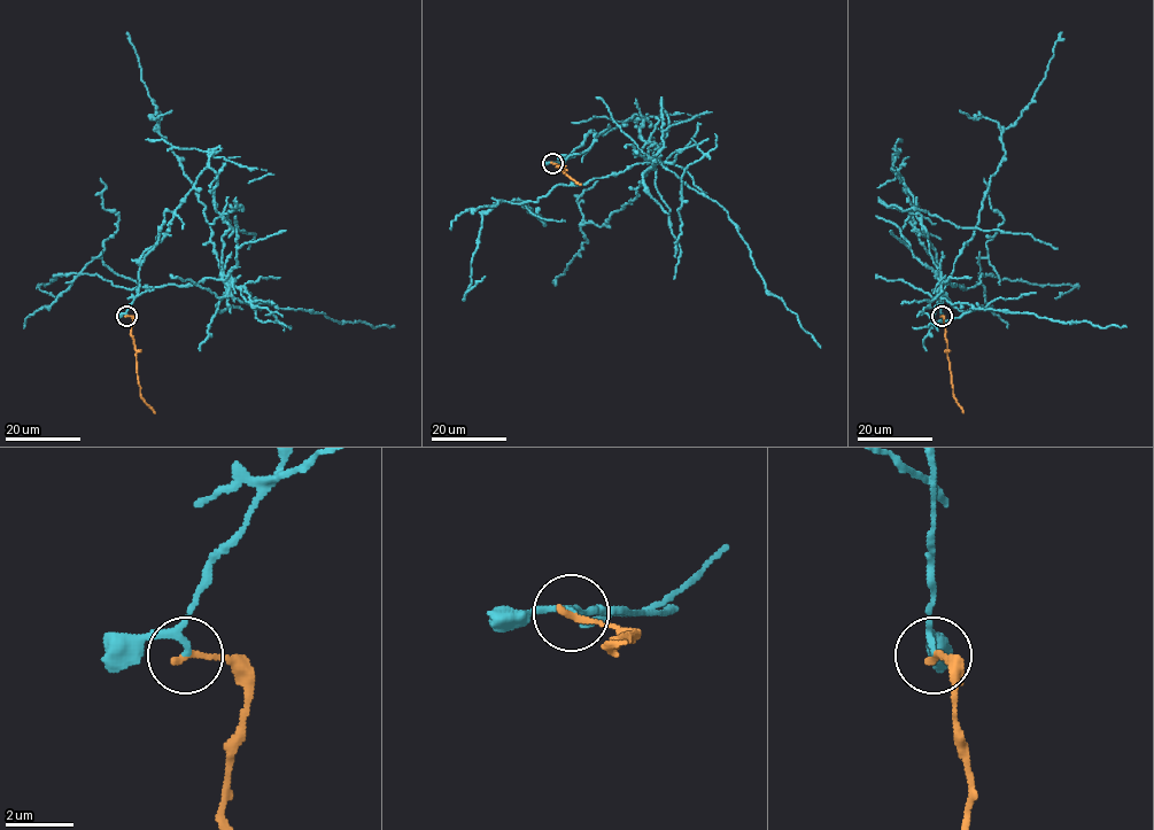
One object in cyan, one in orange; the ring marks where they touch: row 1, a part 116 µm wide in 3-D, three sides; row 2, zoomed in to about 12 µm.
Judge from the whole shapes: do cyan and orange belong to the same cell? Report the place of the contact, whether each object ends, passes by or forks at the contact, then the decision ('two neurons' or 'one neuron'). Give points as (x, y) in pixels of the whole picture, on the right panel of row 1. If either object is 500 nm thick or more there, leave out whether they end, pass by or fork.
place (942, 316); cyan passes by; orange ends; two neurons

